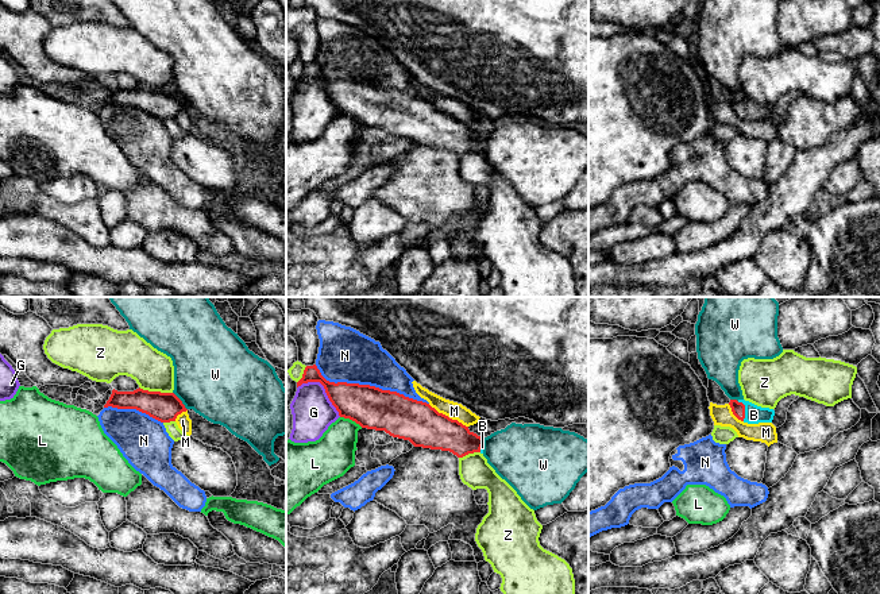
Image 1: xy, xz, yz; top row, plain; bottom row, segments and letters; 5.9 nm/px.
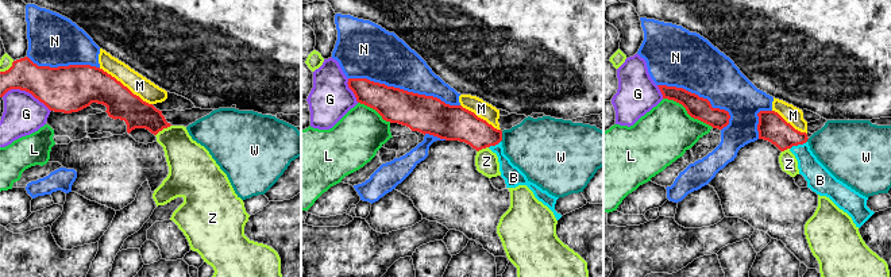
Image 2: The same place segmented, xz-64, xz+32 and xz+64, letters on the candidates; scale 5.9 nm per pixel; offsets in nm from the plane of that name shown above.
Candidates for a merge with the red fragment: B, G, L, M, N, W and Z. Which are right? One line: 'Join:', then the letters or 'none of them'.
Join: B

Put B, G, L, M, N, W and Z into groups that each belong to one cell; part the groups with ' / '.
B / G / L / M / N / W / Z

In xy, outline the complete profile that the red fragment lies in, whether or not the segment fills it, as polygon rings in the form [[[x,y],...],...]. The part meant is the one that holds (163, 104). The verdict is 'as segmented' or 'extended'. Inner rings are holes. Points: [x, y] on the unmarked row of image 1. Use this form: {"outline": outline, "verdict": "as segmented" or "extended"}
{"outline": [[[136,86],[134,89],[112,88],[104,105],[136,107],[161,119],[175,119],[177,113],[188,107],[174,90],[148,89]]], "verdict": "as segmented"}

